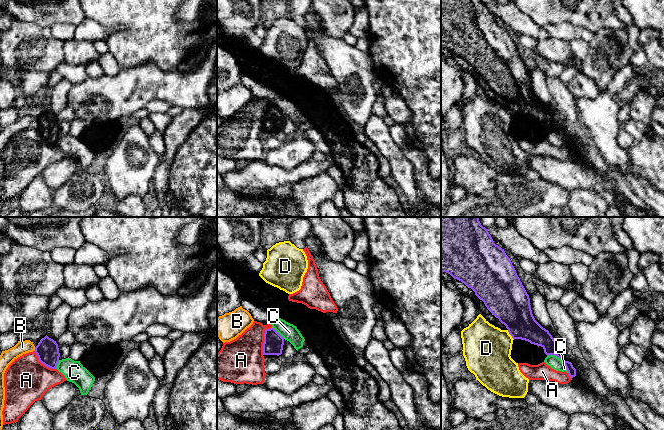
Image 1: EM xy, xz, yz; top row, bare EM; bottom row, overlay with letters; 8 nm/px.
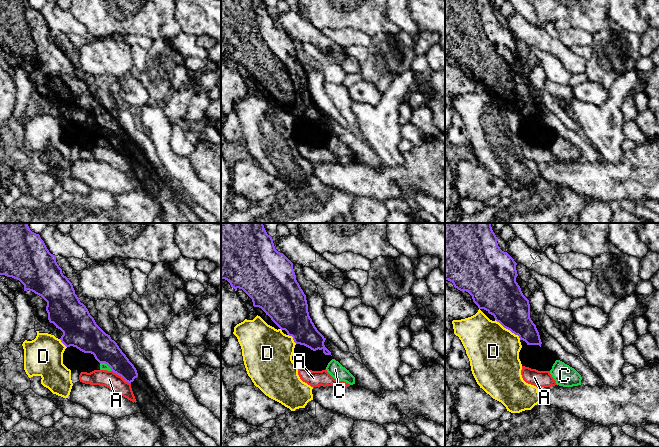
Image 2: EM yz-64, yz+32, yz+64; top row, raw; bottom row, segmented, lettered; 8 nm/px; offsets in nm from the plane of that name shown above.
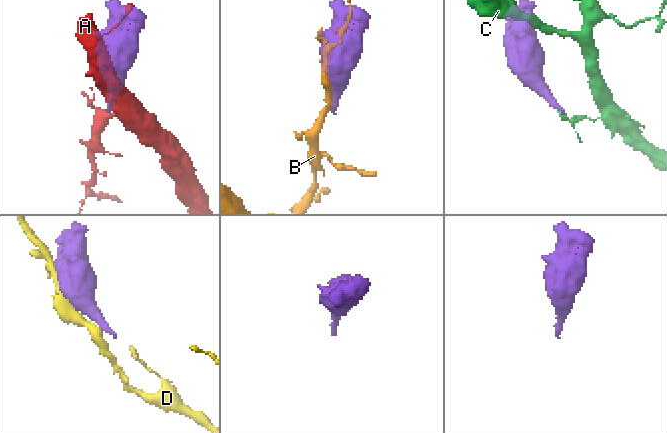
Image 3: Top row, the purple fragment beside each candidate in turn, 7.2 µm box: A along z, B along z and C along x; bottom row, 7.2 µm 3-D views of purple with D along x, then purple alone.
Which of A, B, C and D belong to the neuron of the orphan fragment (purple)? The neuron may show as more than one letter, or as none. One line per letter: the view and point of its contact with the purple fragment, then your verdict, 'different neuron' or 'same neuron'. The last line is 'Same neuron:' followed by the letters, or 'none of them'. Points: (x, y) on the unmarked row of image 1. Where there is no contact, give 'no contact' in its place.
A: xz (264, 115) | different neuron
B: xy (35, 125) | different neuron
C: yz (560, 134) | different neuron
D: yz (510, 110) | different neuron
Same neuron: none of them

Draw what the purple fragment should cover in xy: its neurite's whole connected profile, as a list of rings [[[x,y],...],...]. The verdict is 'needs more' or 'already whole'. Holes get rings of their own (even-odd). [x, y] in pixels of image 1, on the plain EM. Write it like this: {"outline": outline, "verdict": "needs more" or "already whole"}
{"outline": [[[46,111],[35,123],[35,129],[42,140],[51,145],[56,145],[60,133],[56,117]]], "verdict": "already whole"}

